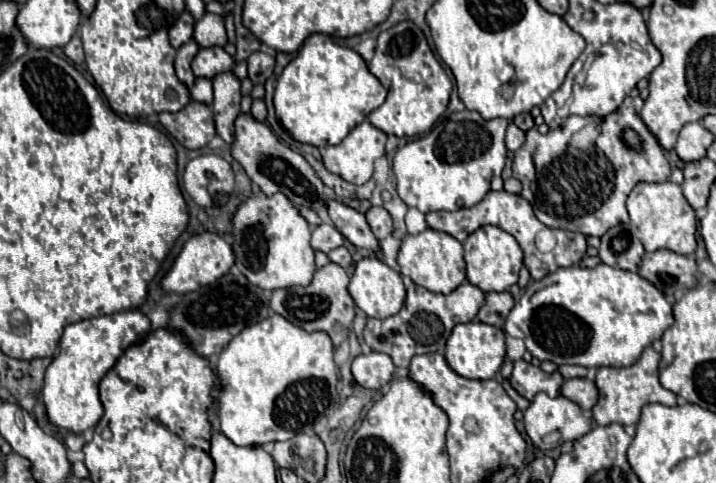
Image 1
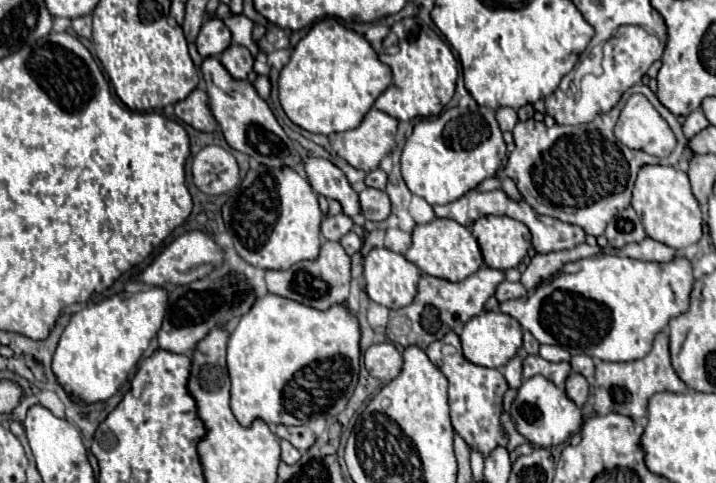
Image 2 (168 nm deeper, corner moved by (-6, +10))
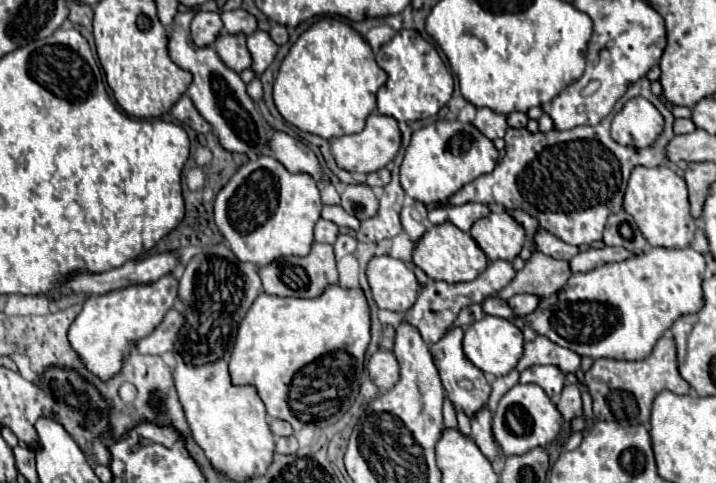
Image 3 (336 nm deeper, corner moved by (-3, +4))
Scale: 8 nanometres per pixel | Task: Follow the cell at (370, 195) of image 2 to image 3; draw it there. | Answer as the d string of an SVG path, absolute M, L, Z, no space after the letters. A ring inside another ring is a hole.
M347 184L341 194L341 208L359 220L367 220L379 210L379 198L367 184Z

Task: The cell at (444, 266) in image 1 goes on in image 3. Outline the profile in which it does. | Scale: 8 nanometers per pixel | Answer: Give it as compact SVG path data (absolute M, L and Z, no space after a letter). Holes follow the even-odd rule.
M445 222L439 226L431 226L421 242L415 246L413 262L431 278L431 280L445 280L445 282L467 282L475 280L489 264L485 252L477 246L477 242L455 224Z

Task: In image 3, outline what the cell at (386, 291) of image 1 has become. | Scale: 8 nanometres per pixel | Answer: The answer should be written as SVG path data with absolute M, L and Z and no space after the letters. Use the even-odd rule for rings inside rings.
M375 256L367 266L373 300L379 308L405 314L417 300L419 284L405 262L391 256Z

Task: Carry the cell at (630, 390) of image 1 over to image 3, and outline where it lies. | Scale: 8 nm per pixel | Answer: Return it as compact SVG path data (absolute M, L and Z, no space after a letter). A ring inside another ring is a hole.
M669 334L659 338L653 352L643 360L635 360L635 362L613 360L613 358L595 360L591 370L585 372L585 382L587 382L589 394L593 396L595 418L613 420L623 426L647 424L651 416L651 404L661 390L671 390L675 394L687 394L691 390L691 386L679 374L675 340Z

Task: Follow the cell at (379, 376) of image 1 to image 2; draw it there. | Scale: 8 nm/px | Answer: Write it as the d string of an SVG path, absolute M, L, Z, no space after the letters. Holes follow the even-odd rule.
M390 342L372 344L364 352L364 364L374 378L388 382L388 380L394 380L402 368L402 354Z

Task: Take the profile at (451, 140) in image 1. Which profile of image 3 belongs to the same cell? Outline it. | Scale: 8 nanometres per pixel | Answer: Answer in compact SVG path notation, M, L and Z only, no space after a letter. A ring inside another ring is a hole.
M437 120L413 132L405 160L401 164L401 186L407 196L423 204L441 202L455 194L461 186L483 174L489 174L495 168L497 158L499 154L493 142L483 138L483 134L479 134L479 130L475 130L475 126L469 122L463 124L459 120Z

